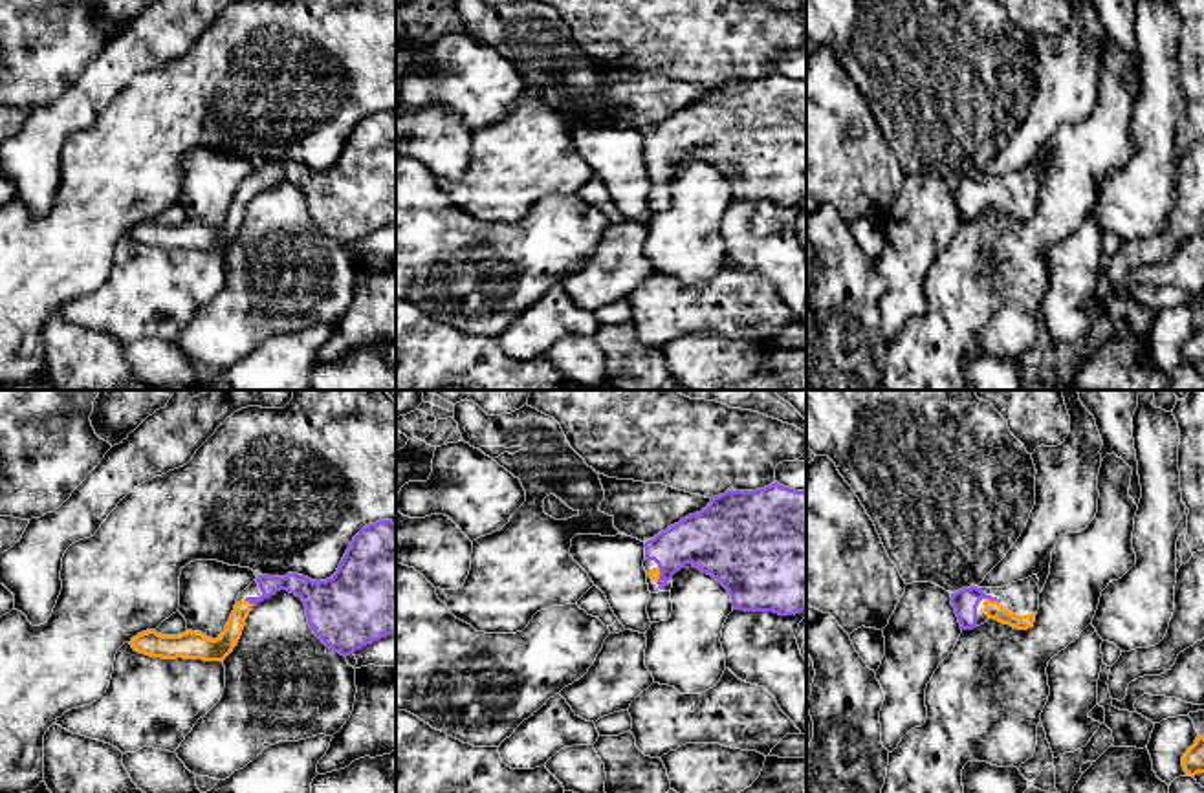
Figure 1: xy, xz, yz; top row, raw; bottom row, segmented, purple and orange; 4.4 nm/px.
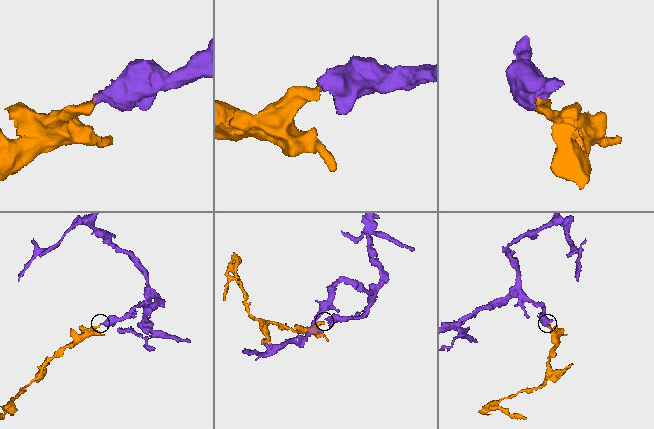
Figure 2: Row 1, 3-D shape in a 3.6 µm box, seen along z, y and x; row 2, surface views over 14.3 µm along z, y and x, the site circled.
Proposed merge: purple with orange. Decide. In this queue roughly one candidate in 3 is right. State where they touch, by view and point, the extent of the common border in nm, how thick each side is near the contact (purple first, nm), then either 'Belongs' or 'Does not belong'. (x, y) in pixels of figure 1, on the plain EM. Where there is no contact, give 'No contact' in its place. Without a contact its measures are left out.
Touches purple at yz (994, 189). Shared border 70 nm. Thickness 120 nm (purple) against 80 nm. Belongs

